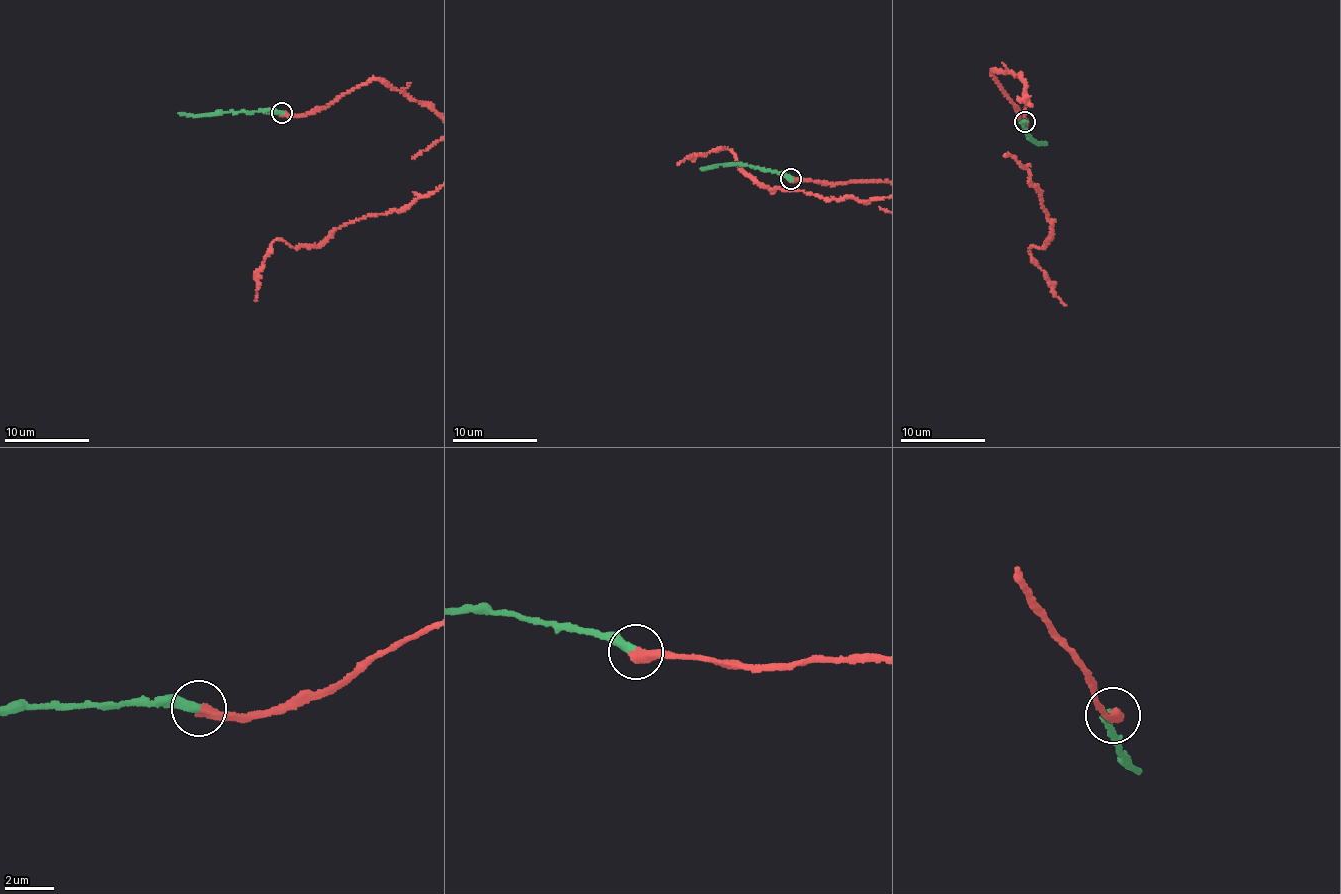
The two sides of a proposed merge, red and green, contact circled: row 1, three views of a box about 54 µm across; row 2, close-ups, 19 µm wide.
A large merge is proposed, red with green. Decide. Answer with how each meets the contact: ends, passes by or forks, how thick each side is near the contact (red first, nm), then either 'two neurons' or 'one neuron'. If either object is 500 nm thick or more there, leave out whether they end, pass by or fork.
red ends; green ends; calibres 440 and 400 nm; one neuron

